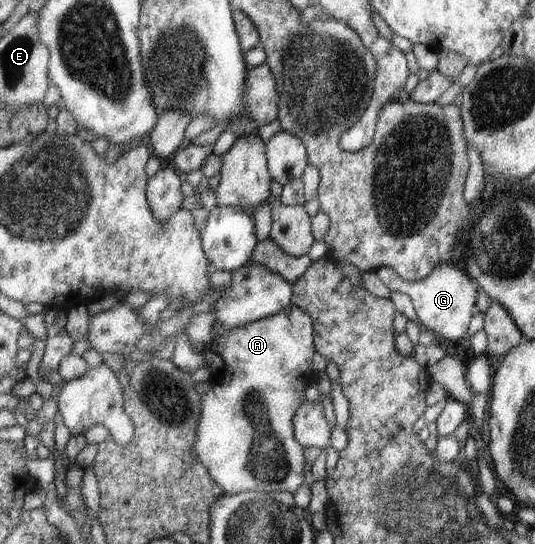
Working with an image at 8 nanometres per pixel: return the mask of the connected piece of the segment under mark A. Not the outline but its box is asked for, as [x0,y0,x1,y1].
[191,305,319,495]

